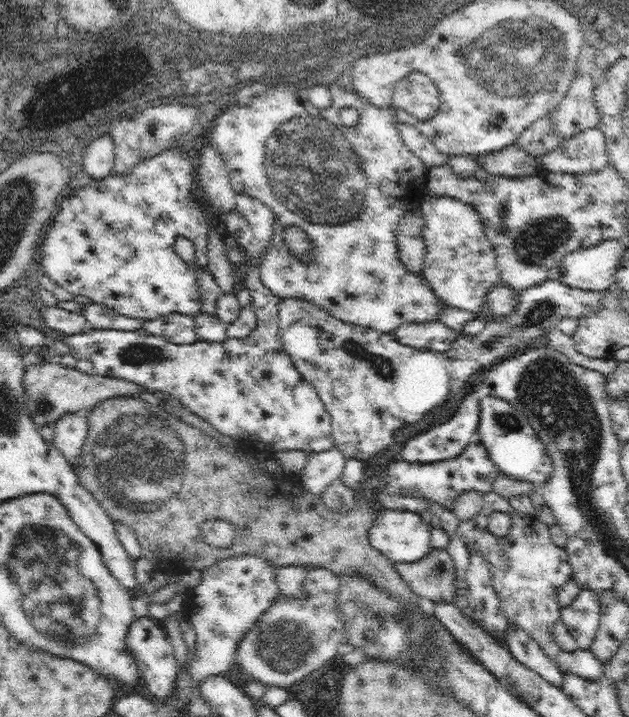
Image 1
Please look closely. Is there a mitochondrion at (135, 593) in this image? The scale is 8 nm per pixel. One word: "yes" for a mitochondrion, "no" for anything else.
no

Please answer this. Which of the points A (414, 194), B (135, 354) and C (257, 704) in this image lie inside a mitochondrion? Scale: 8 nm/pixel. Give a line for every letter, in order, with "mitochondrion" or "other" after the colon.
A: other
B: mitochondrion
C: other

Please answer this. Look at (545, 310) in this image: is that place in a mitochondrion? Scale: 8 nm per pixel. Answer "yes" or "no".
yes

